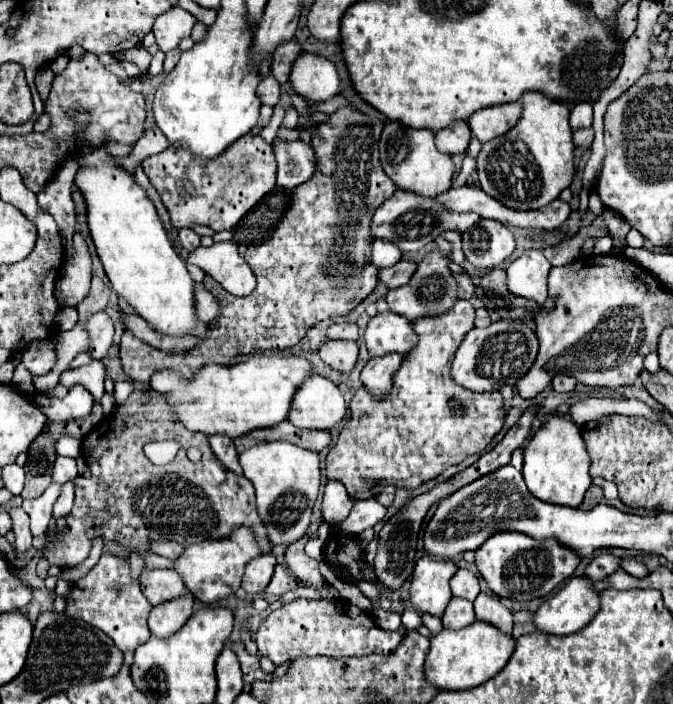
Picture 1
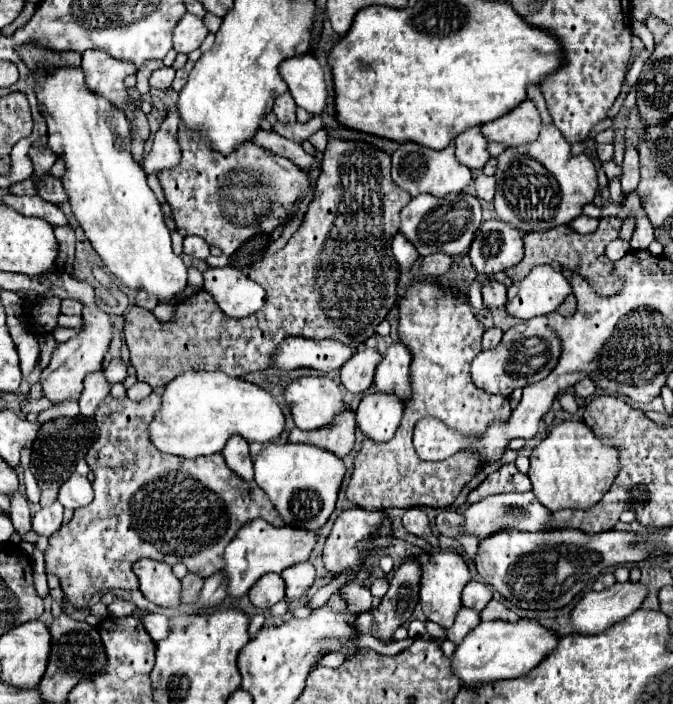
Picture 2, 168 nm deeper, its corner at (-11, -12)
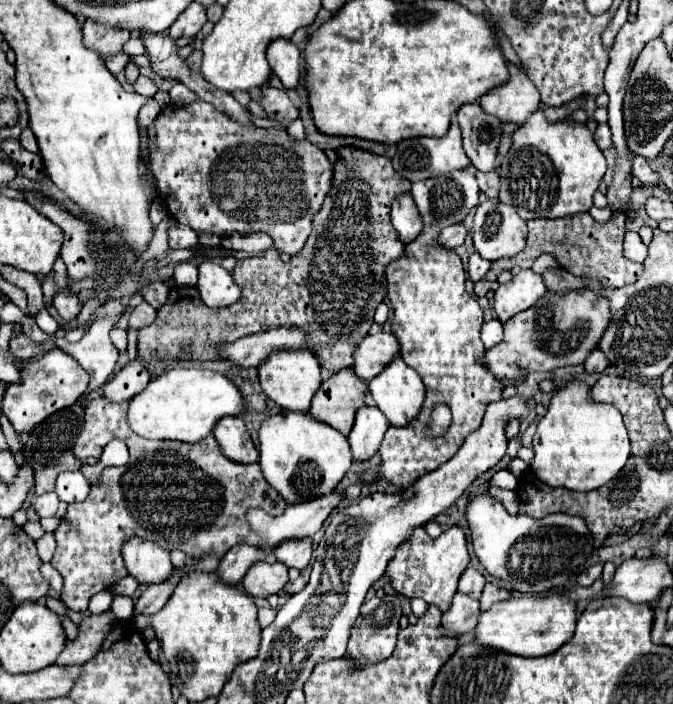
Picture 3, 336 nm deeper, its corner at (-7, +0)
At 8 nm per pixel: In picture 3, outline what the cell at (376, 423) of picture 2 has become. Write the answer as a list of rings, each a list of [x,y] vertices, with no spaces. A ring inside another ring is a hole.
[[[364,406],[356,412],[356,422],[352,432],[348,434],[350,448],[352,448],[352,460],[354,462],[366,462],[376,452],[384,438],[384,432],[388,430],[388,420],[378,408]]]

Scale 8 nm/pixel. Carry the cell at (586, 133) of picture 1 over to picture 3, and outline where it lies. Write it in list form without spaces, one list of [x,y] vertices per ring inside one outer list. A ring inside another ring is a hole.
[[[598,124],[596,132],[594,132],[594,140],[596,140],[596,144],[598,144],[598,148],[600,148],[600,150],[606,150],[606,148],[610,148],[610,146],[612,146],[608,124]]]

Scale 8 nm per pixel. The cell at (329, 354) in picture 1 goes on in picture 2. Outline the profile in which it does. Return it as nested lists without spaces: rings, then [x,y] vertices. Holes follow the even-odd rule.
[[[360,348],[348,362],[342,364],[340,368],[342,384],[354,394],[366,392],[368,386],[374,382],[374,370],[380,360],[382,354],[378,354],[374,348]]]

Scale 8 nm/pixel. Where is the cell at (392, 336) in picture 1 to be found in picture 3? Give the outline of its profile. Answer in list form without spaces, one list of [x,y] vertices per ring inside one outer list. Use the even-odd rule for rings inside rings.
[[[398,356],[374,380],[368,382],[376,406],[390,426],[410,424],[424,404],[424,384],[420,376]]]

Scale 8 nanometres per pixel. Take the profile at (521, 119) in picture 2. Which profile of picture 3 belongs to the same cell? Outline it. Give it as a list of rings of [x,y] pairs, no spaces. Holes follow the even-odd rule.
[[[508,62],[508,70],[508,82],[500,88],[492,88],[492,92],[486,92],[478,102],[488,114],[500,118],[502,122],[516,122],[522,126],[526,116],[538,110],[540,96],[536,86],[516,64]]]

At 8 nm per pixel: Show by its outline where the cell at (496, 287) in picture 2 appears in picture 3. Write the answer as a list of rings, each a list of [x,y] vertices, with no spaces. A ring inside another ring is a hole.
[[[478,252],[470,254],[470,260],[468,260],[468,276],[470,276],[470,280],[472,280],[472,282],[482,280],[482,278],[484,278],[484,274],[488,272],[488,268],[490,268],[490,262],[488,262],[488,260],[484,260]]]

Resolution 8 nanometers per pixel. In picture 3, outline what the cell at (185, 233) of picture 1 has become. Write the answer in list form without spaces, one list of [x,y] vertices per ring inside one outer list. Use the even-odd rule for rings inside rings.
[[[180,222],[168,228],[168,246],[170,248],[194,248],[198,244],[198,234]]]

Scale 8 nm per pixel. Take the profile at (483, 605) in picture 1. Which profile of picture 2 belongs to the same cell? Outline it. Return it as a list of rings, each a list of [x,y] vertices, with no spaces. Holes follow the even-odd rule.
[[[492,600],[492,602],[482,610],[480,616],[482,616],[484,622],[488,622],[488,620],[504,620],[504,622],[516,622],[516,620],[520,620],[520,616],[518,616],[514,610],[506,608],[500,600]]]

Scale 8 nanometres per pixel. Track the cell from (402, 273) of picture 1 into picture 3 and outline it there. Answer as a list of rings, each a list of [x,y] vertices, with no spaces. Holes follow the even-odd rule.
[[[462,222],[460,224],[452,224],[452,226],[442,230],[440,244],[444,244],[446,248],[456,248],[456,246],[460,246],[464,242],[466,234],[468,234],[468,230],[466,230],[466,226]]]

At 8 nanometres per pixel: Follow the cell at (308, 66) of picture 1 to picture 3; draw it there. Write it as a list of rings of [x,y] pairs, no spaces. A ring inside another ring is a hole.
[[[272,40],[266,56],[282,84],[286,88],[296,88],[300,80],[300,50],[290,40]]]

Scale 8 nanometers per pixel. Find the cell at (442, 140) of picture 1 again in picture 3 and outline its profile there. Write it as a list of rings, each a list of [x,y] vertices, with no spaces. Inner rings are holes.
[[[478,102],[462,104],[458,110],[458,124],[462,128],[464,150],[480,172],[496,170],[498,146],[502,138],[502,120],[488,116]]]

